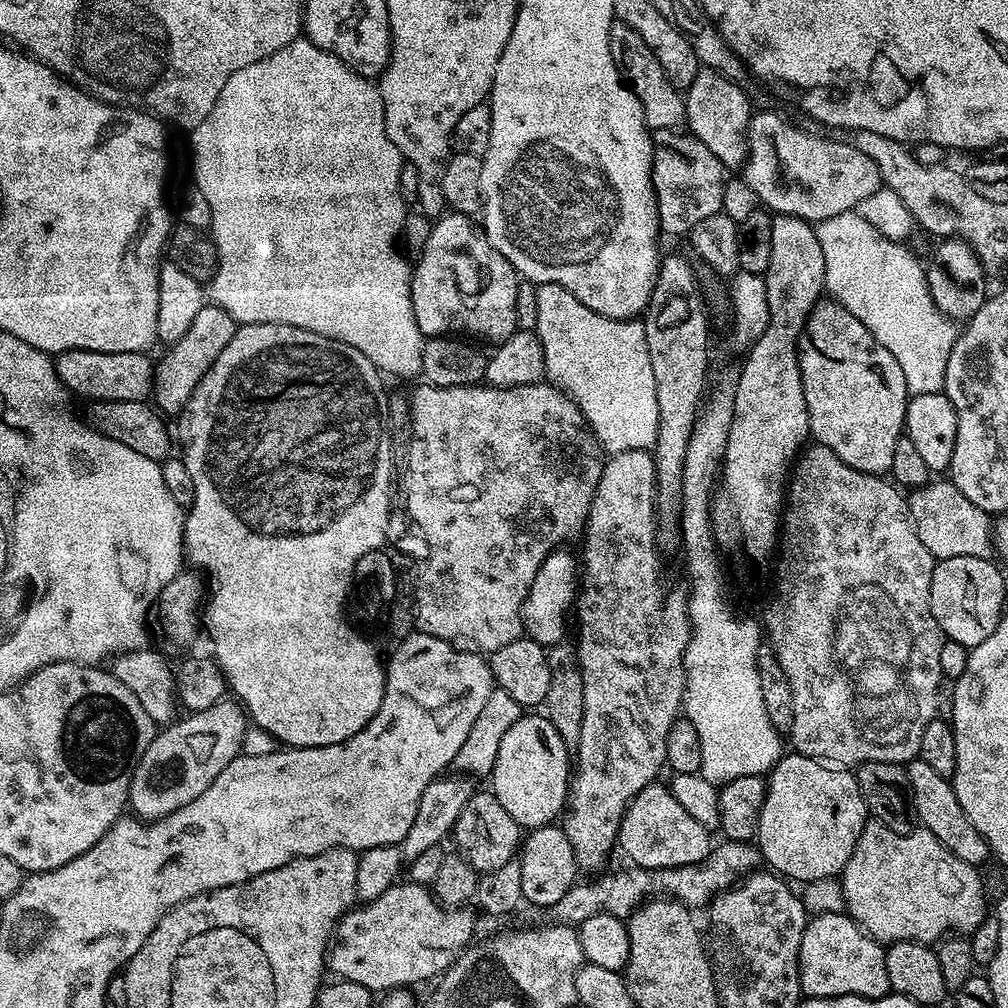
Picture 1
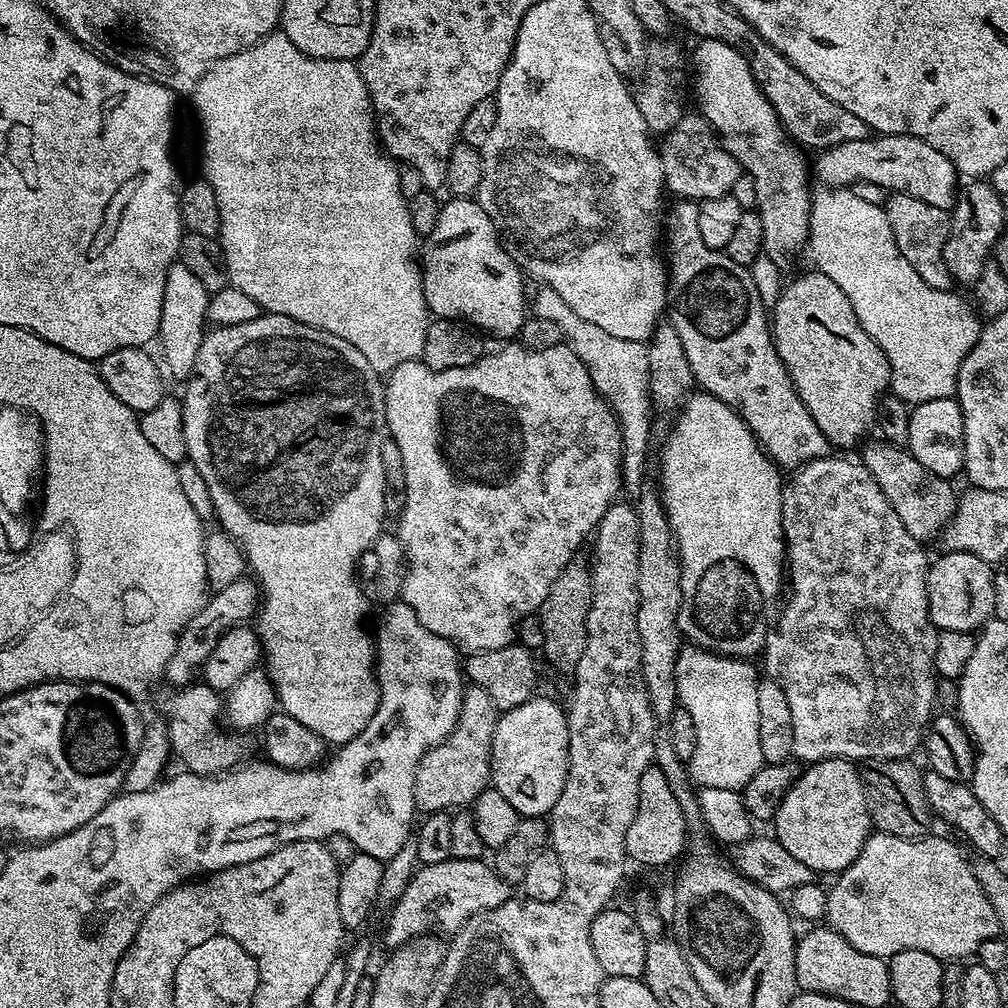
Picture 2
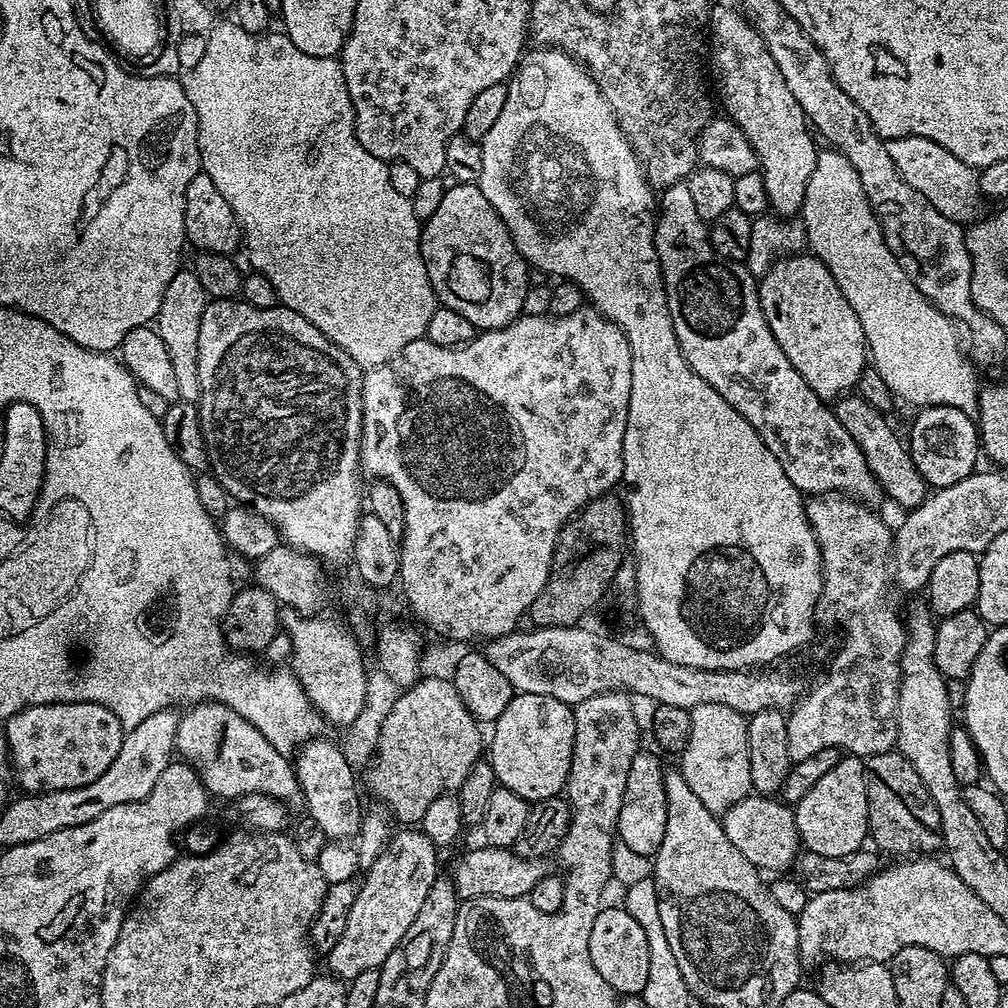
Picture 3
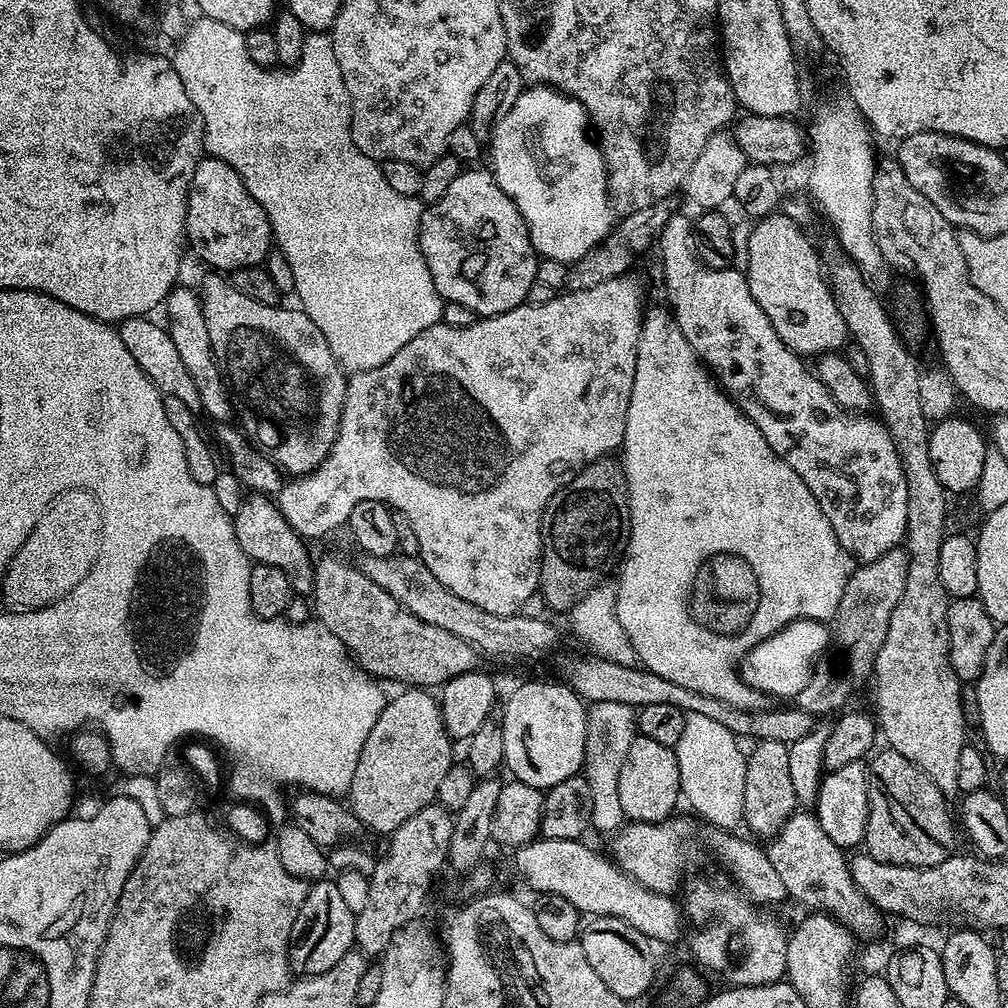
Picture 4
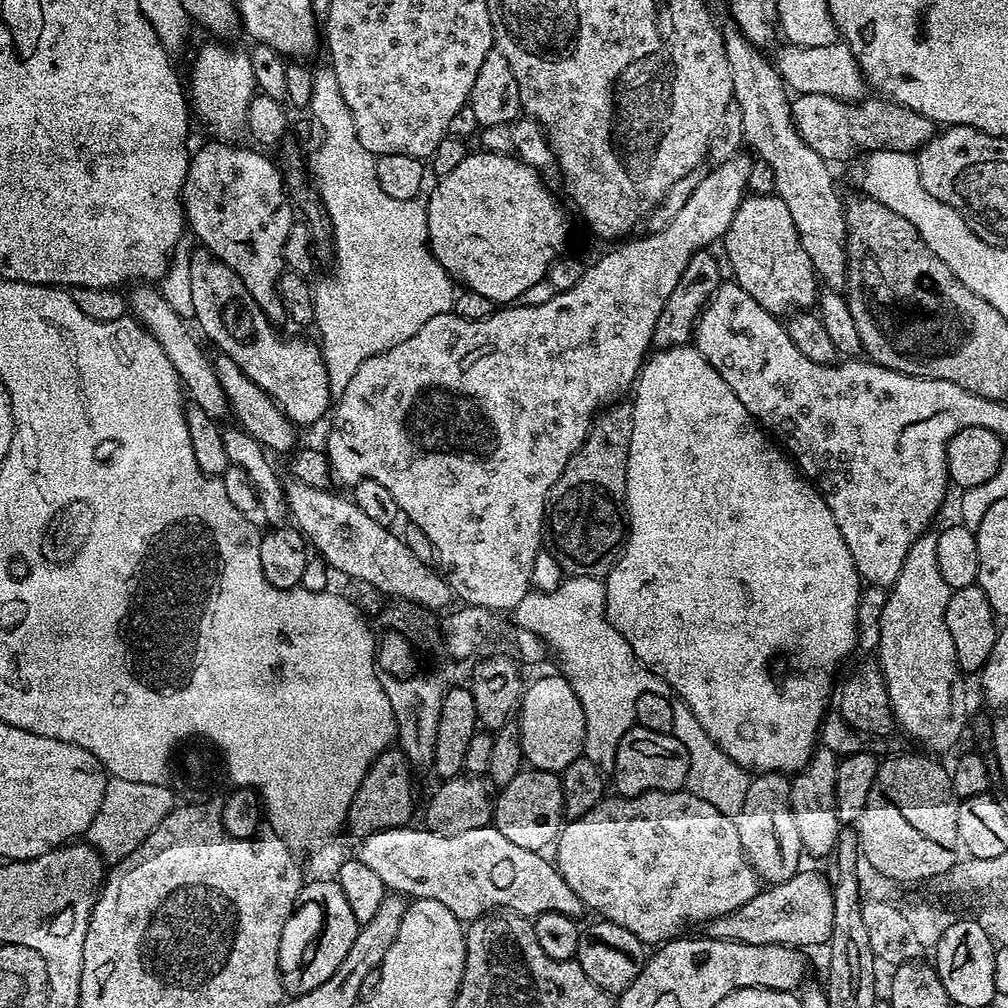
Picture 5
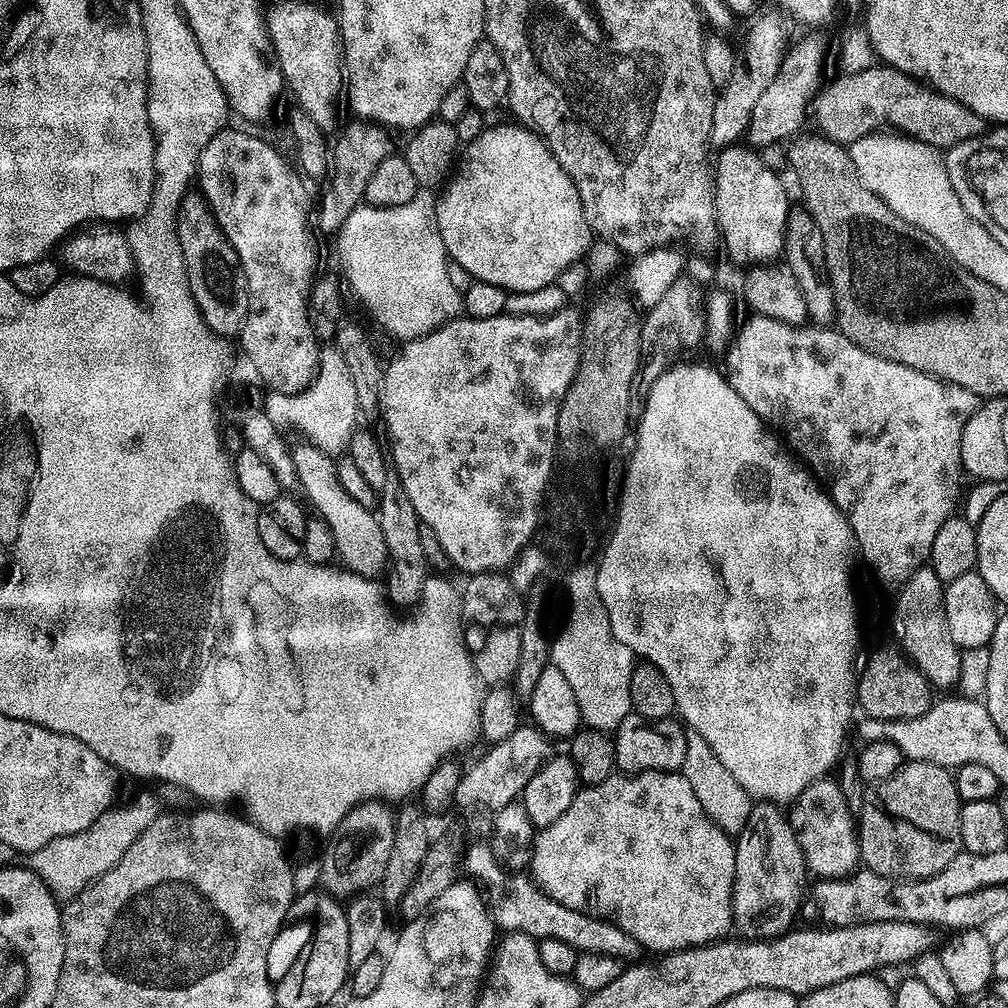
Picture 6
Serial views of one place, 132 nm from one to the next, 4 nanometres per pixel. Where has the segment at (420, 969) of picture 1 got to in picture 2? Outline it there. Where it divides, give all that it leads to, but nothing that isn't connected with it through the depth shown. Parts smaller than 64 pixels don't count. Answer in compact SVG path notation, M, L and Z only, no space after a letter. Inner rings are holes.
M453 858L446 862L434 862L417 867L406 890L402 890L398 902L390 909L392 917L388 920L384 940L389 944L389 949L395 950L408 944L415 936L429 935L439 924L441 933L455 934L471 916L477 916L486 910L494 910L494 906L502 906L502 902L513 899L512 890L513 885L500 877L493 865L484 858L478 860Z

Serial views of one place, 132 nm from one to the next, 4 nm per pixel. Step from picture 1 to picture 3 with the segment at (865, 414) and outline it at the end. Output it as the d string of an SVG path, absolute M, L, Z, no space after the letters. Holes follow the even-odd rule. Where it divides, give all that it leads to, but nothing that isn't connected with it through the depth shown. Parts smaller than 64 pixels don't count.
M789 254L777 259L765 276L759 277L760 309L786 358L790 358L790 366L806 378L806 386L814 390L825 402L851 393L857 387L860 375L869 363L870 353L868 341L864 339L862 322L858 322L858 314L854 314L854 306L846 302L846 294L838 290L838 282L834 282L834 274L811 254Z

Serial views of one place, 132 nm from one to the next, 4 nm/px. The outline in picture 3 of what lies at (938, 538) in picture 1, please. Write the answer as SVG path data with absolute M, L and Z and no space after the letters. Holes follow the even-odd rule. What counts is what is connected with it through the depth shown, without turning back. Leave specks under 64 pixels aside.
M845 394L839 397L835 401L834 411L838 422L842 422L842 426L846 426L846 434L850 434L850 438L854 438L854 442L858 442L858 446L866 458L866 466L870 466L879 491L883 495L885 492L898 507L904 508L903 510L918 507L924 501L924 497L929 495L930 485L922 478L922 474L918 474L907 443L901 437L899 440L895 430L888 425L889 417L857 394Z

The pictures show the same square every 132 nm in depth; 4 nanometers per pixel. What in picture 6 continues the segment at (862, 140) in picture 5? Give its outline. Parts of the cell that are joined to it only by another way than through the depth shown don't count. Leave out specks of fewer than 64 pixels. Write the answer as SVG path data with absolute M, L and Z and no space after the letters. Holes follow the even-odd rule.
M873 66L861 72L850 72L837 75L837 80L829 79L816 93L814 103L810 108L811 119L816 119L819 135L835 144L845 146L852 145L855 140L861 140L864 136L870 136L881 130L895 130L897 133L913 136L916 140L926 142L930 146L941 150L947 150L963 140L969 140L975 136L983 136L986 131L986 122L974 110L962 106L954 98L950 98L935 90L912 76L902 74L897 68L887 66Z

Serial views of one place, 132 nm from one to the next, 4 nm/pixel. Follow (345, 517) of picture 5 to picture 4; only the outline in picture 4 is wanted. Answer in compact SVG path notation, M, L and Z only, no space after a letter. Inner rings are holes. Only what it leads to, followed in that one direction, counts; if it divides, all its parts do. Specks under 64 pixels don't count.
M400 555L364 556L362 567L371 580L378 582L378 586L414 614L414 618L430 622L430 626L438 626L438 630L447 630L454 638L462 638L481 657L489 656L492 660L540 660L555 646L556 632L546 621L525 614L486 614L486 610L474 606L474 602L450 594L415 555Z

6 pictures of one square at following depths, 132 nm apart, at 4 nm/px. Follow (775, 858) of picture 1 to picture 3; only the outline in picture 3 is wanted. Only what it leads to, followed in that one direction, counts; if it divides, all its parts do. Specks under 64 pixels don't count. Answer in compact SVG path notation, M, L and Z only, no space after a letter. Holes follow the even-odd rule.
M845 755L794 806L796 825L800 835L800 844L814 854L822 854L826 858L842 858L842 854L854 854L865 847L869 839L868 831L868 791L866 790L866 764L856 756Z

